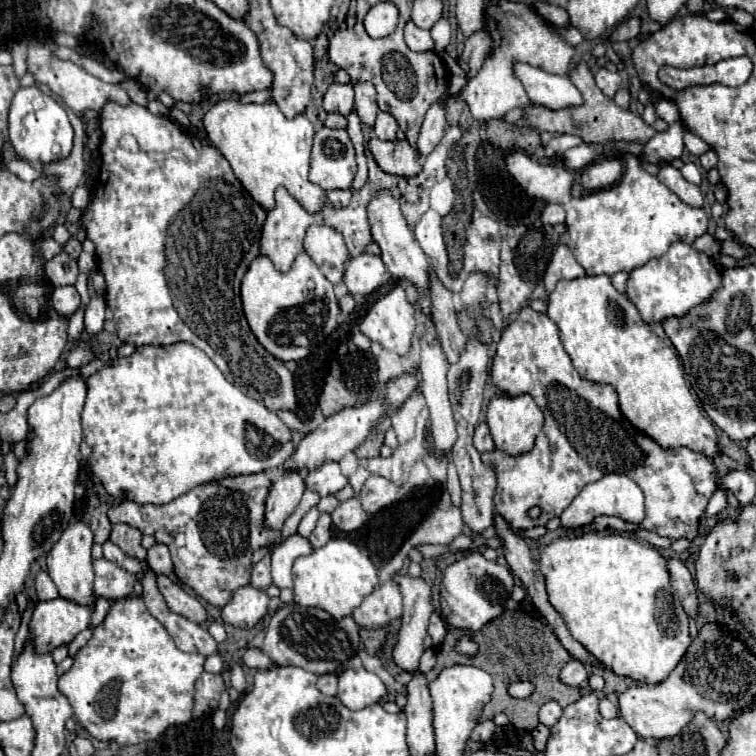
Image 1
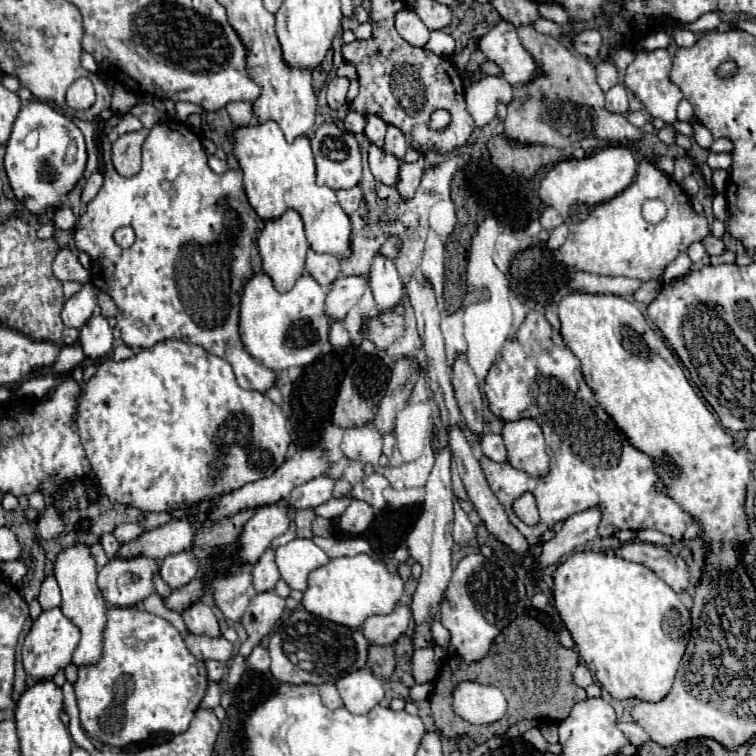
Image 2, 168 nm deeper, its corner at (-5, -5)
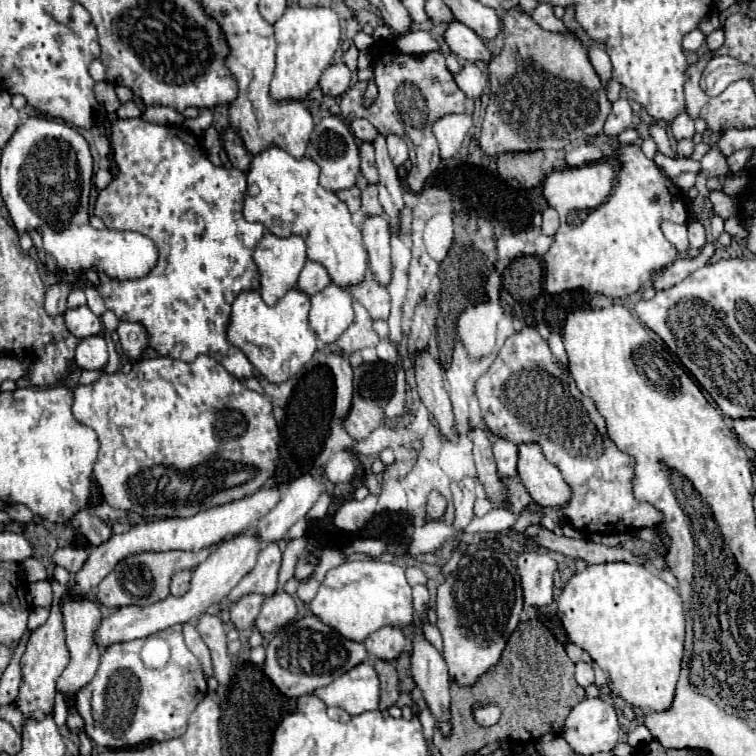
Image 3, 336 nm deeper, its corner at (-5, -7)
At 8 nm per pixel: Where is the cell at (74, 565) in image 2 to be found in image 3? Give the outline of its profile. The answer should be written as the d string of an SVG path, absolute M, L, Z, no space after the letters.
M66 599L64 601L64 607L62 607L62 615L64 615L64 631L66 631L66 645L68 645L68 653L70 653L70 661L66 665L66 669L62 671L62 675L58 677L58 683L56 683L56 689L58 693L64 695L66 699L66 707L68 707L68 719L66 719L66 727L72 731L72 733L82 733L84 731L84 719L80 717L80 713L76 711L76 705L70 705L70 699L76 697L76 693L88 685L98 669L98 663L100 663L100 649L98 645L94 643L94 633L100 625L100 619L102 619L102 613L98 609L98 605L90 599Z

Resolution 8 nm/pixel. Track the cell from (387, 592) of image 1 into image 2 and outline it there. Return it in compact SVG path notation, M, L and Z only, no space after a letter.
M398 603L388 615L368 617L362 625L362 631L372 645L392 645L402 633L406 633L410 617L410 607Z

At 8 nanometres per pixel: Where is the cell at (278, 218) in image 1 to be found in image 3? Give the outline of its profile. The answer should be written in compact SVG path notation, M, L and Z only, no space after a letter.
M266 233L260 241L260 245L256 247L254 255L252 255L258 273L260 273L260 295L264 299L266 305L276 305L276 301L280 297L284 297L284 293L288 293L290 289L296 287L298 275L306 263L306 243L302 237L292 235L286 239L280 239L272 233Z

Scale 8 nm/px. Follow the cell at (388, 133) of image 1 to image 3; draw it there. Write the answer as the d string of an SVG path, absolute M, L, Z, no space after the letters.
M388 135L388 137L386 137L386 141L388 141L388 153L390 153L390 157L392 157L394 165L396 165L396 167L400 167L400 165L408 159L406 143L404 143L398 135Z

